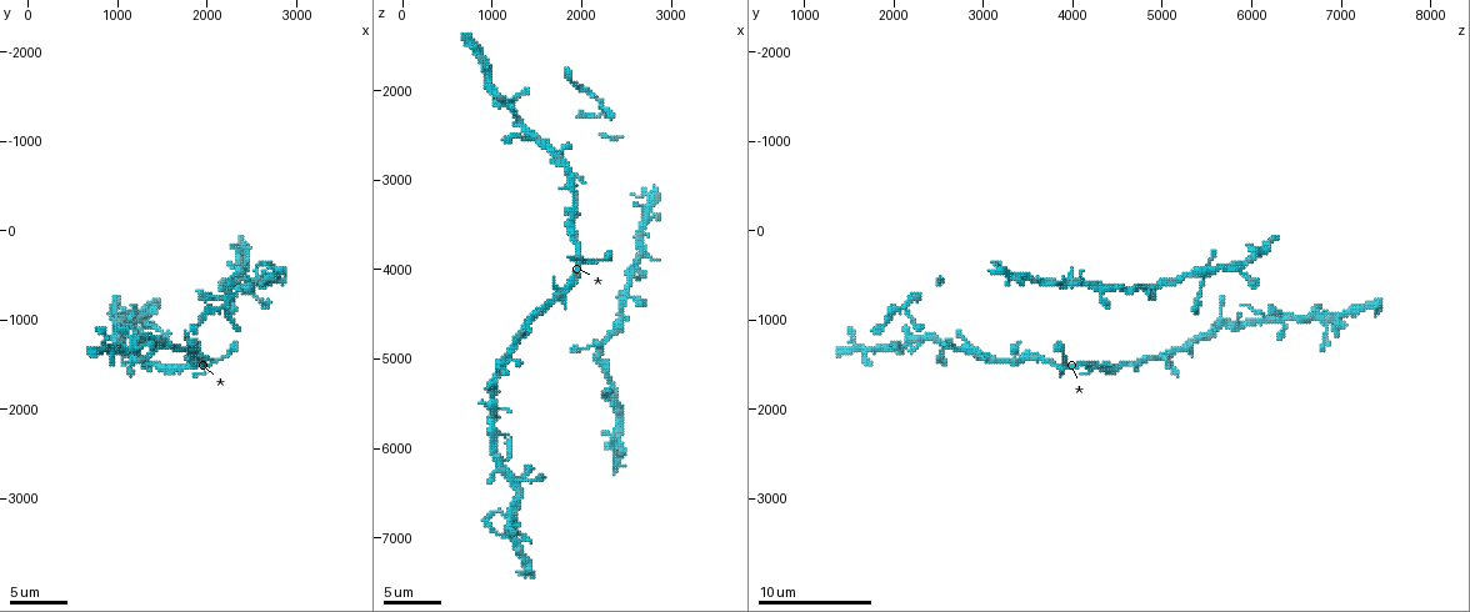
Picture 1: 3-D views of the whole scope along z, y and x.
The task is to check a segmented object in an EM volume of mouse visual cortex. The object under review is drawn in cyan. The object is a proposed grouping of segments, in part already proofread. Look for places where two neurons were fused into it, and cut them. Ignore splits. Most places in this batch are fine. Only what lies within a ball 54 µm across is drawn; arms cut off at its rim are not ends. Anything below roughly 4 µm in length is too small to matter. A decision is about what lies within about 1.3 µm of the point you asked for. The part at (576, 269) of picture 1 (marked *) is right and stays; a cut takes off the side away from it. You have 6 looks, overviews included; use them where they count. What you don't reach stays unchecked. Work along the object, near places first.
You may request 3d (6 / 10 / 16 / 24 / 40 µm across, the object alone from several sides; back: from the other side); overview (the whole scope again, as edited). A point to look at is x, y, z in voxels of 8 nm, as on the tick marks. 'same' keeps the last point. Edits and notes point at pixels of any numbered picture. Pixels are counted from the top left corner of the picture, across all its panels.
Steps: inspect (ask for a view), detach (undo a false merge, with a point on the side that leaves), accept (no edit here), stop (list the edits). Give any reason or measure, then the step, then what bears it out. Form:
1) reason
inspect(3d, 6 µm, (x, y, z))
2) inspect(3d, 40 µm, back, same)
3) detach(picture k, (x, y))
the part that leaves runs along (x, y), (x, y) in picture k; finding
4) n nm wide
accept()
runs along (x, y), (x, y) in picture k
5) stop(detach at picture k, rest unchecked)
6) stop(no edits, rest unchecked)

three-way junction
inspect(3d, 16 µm, (2600, 550, 3900))

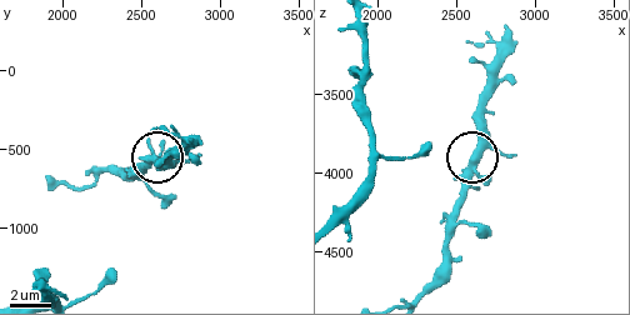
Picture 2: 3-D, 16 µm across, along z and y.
inspect(3d, 6 µm, same)

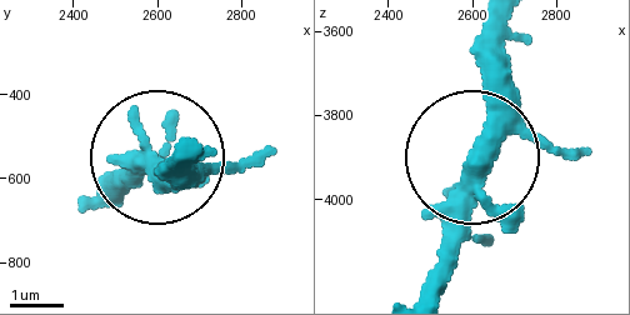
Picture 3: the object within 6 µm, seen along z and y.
3 arms
accept()
all the same neuron

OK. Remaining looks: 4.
narrows sharply
inspect(3d, 6 µm, (1900, 1450, 3250))

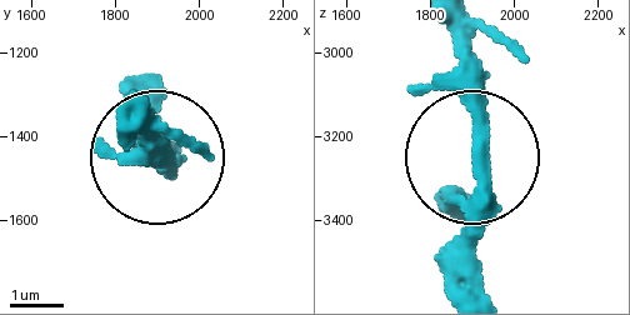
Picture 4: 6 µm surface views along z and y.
other side
inspect(3d, 6 µm, back, same)

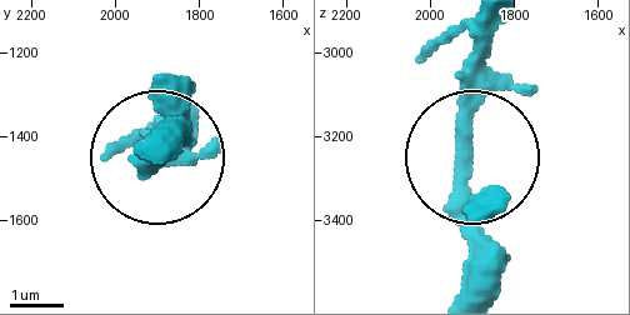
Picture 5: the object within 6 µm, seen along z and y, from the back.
accept()
runs along (466, 293), (466, 29) in picture 5; continuous, no second neuron

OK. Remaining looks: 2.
looks like a crossing
inspect(3d, 10 µm, (1150, 1350, 2100))

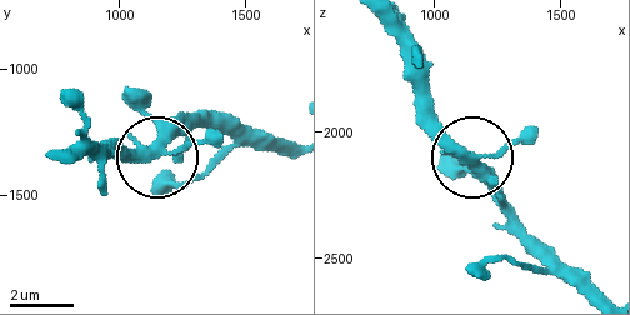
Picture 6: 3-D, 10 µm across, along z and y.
side arm 8 µm
accept()
runs along (584, 286), (418, 104) in picture 6; all the same neuron

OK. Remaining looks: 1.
stop(no edits, rest unchecked)

